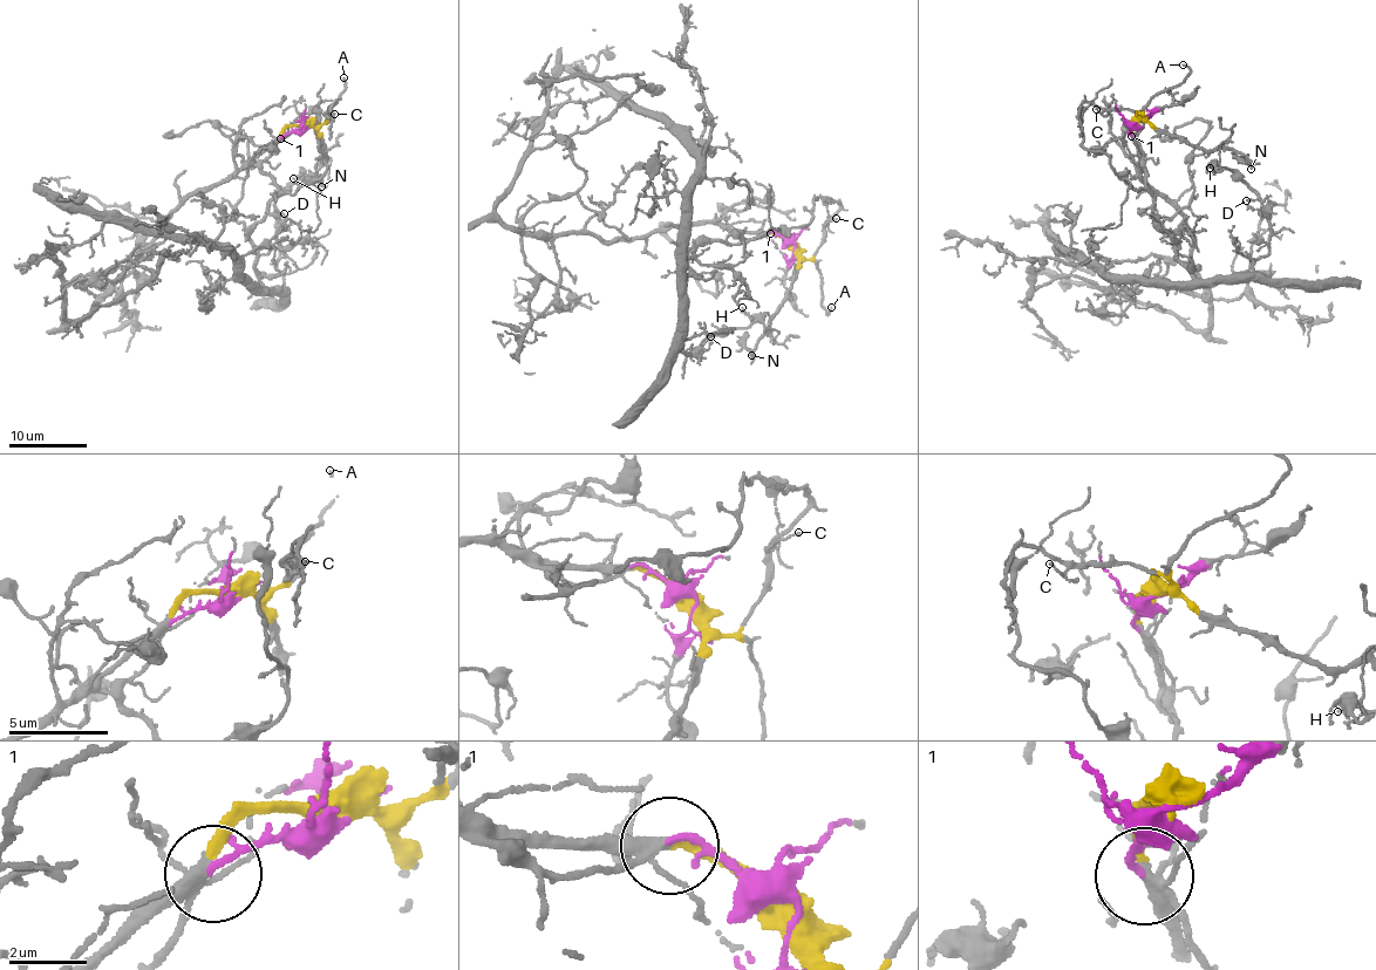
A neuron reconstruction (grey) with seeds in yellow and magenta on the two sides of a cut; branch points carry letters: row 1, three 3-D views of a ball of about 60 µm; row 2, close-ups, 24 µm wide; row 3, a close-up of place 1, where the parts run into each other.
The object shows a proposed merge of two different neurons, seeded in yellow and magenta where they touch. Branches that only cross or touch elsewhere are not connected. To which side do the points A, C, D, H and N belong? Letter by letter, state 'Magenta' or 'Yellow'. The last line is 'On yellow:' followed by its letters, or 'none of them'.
A: Yellow
C: Yellow
D: Magenta
H: Magenta
N: Yellow
On yellow: A, C, N

